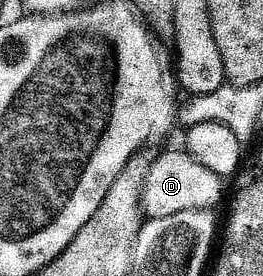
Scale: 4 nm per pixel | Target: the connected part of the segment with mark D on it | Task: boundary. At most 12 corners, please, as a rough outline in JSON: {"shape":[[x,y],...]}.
{"shape":[[186,151],[142,178],[141,209],[157,221],[214,210],[224,178]]}

